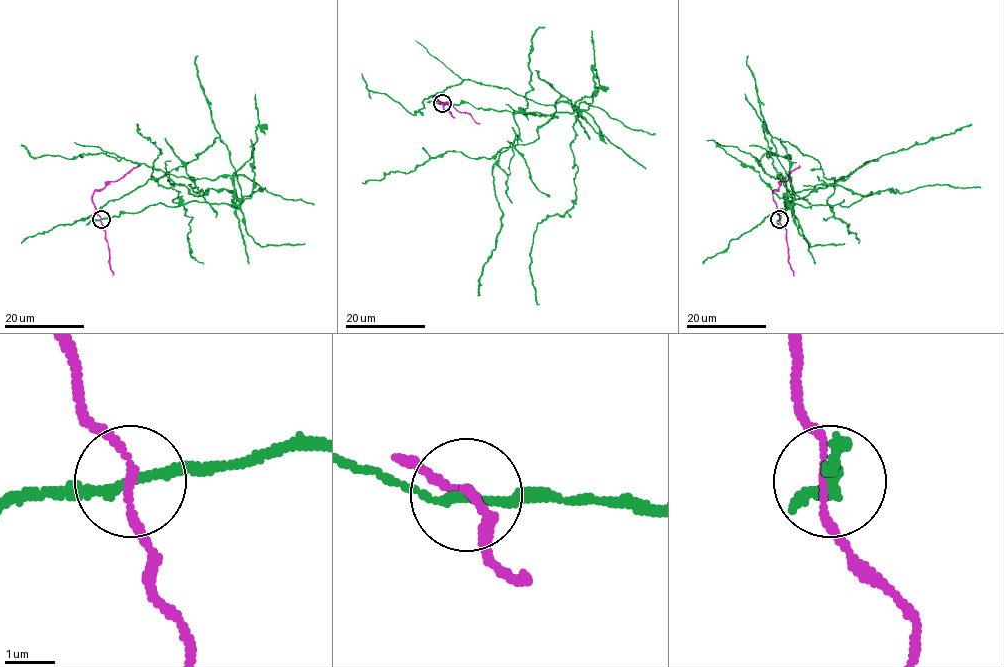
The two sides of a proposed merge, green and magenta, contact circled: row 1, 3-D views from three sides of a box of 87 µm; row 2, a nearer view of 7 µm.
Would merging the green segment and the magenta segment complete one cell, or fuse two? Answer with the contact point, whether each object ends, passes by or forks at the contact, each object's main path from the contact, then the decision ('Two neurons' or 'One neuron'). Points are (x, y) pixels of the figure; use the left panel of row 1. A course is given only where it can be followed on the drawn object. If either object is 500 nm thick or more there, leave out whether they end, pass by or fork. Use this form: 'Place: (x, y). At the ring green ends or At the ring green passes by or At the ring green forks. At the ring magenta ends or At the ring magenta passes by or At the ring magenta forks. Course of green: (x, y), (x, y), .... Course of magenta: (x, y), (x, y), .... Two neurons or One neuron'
Place: (101, 219). At the ring green passes by. At the ring magenta passes by. Course of green: (101, 219), (159, 202), (239, 205), (227, 146), (217, 137), (183, 166), (87, 218), (21, 243). Course of magenta: (101, 218), (92, 200), (93, 192), (139, 165). Two neurons

